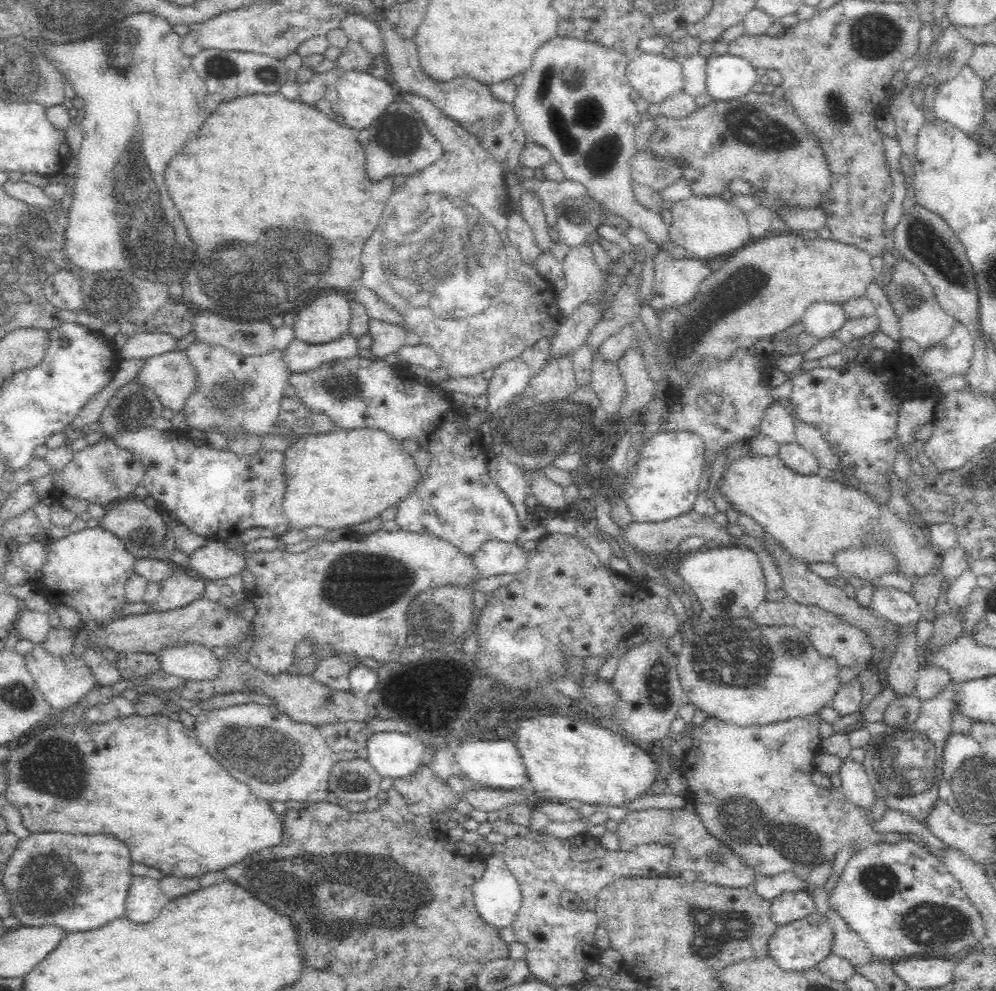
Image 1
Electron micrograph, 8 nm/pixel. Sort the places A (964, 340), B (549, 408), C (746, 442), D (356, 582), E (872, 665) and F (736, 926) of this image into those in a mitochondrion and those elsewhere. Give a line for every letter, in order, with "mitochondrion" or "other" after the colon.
A: other
B: mitochondrion
C: other
D: mitochondrion
E: other
F: mitochondrion

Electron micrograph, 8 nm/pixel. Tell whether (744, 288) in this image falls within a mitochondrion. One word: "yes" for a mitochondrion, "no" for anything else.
yes

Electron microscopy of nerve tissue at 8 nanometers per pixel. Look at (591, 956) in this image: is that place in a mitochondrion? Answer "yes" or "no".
no

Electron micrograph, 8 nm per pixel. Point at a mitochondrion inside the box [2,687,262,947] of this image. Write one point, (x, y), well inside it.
(51, 883)

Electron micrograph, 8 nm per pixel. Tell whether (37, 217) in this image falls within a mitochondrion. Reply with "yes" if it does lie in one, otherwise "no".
no

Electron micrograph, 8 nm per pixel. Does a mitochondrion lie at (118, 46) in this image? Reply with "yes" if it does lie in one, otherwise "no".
yes

